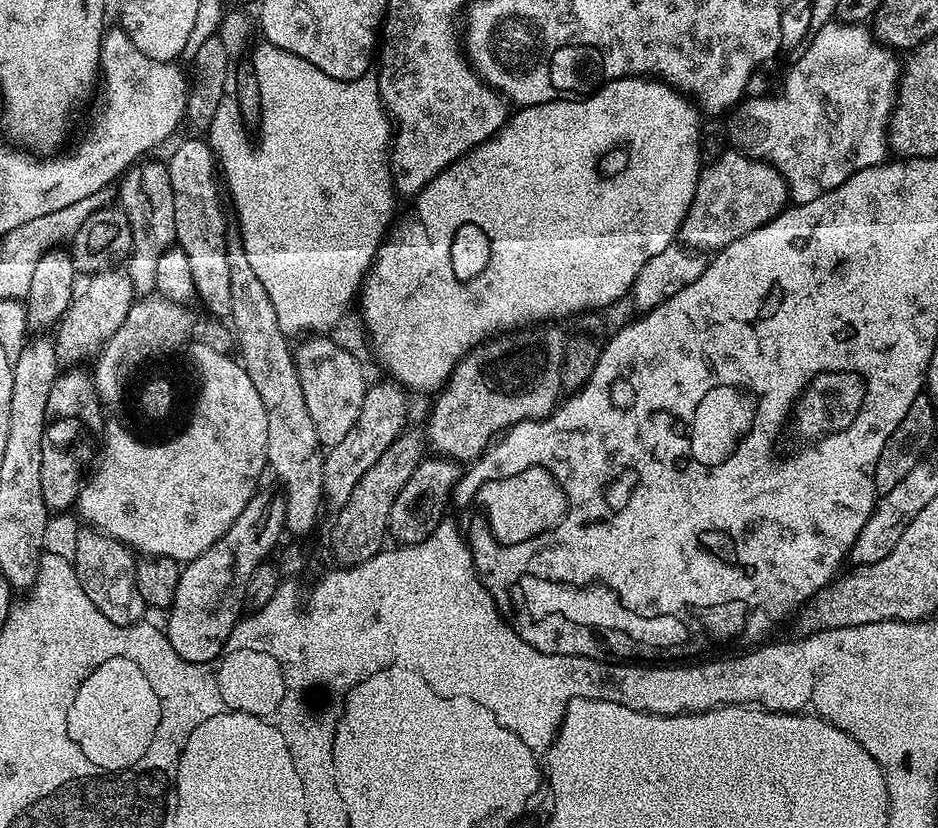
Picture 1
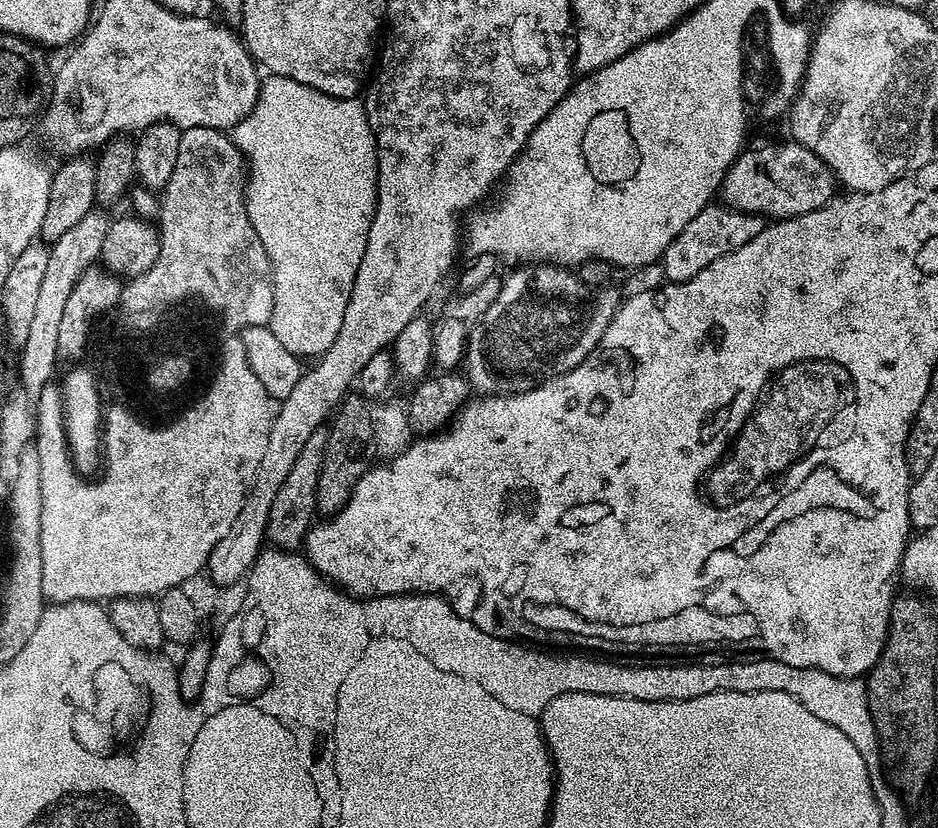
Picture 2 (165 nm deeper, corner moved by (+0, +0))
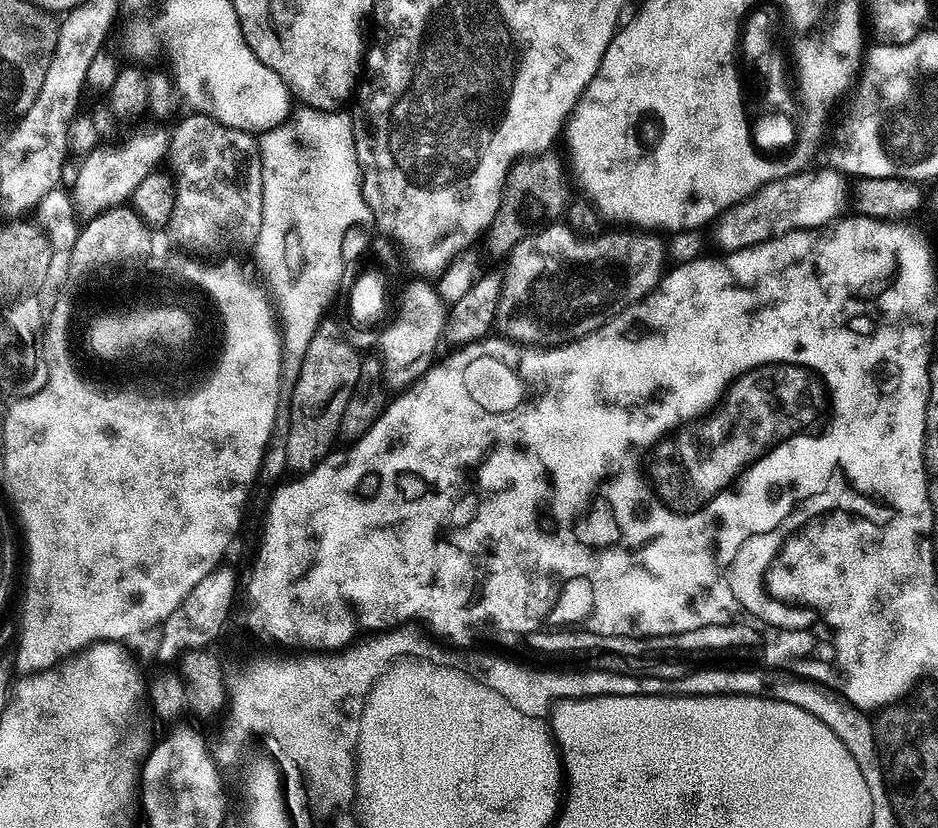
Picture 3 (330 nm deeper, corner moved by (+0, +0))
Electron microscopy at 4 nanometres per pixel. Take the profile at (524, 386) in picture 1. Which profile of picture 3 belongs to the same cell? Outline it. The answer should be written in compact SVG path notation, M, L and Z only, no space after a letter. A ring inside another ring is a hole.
M552 222L547 226L537 227L529 231L520 241L514 245L513 250L506 257L505 268L502 268L504 281L502 282L502 292L498 298L498 308L496 310L496 321L494 328L497 333L505 340L513 340L515 344L530 348L557 348L560 344L569 344L572 340L582 338L591 332L597 332L605 322L614 318L626 306L638 302L644 295L651 292L660 283L660 277L666 271L666 244L655 231L652 230L612 230L616 232L601 231L598 236L587 238L574 234L569 230L567 223Z

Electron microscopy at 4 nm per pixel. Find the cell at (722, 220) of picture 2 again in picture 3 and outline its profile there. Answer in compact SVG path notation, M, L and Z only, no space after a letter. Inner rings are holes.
M824 166L824 169L821 172L808 172L809 170L796 170L791 174L793 176L788 176L789 174L781 175L778 180L771 180L768 184L763 184L752 196L747 196L742 202L738 202L734 206L730 206L726 211L721 212L719 216L716 217L714 221L714 227L711 229L712 236L716 239L716 244L721 253L726 252L737 252L738 250L742 250L743 248L749 248L750 246L754 246L755 244L761 244L762 242L766 242L767 240L773 240L774 238L778 238L779 236L786 235L787 232L797 232L798 230L802 230L803 228L823 228L825 224L832 223L833 220L837 219L841 215L842 209L840 207L845 207L846 204L846 180L841 173L837 172L835 168L831 166Z

